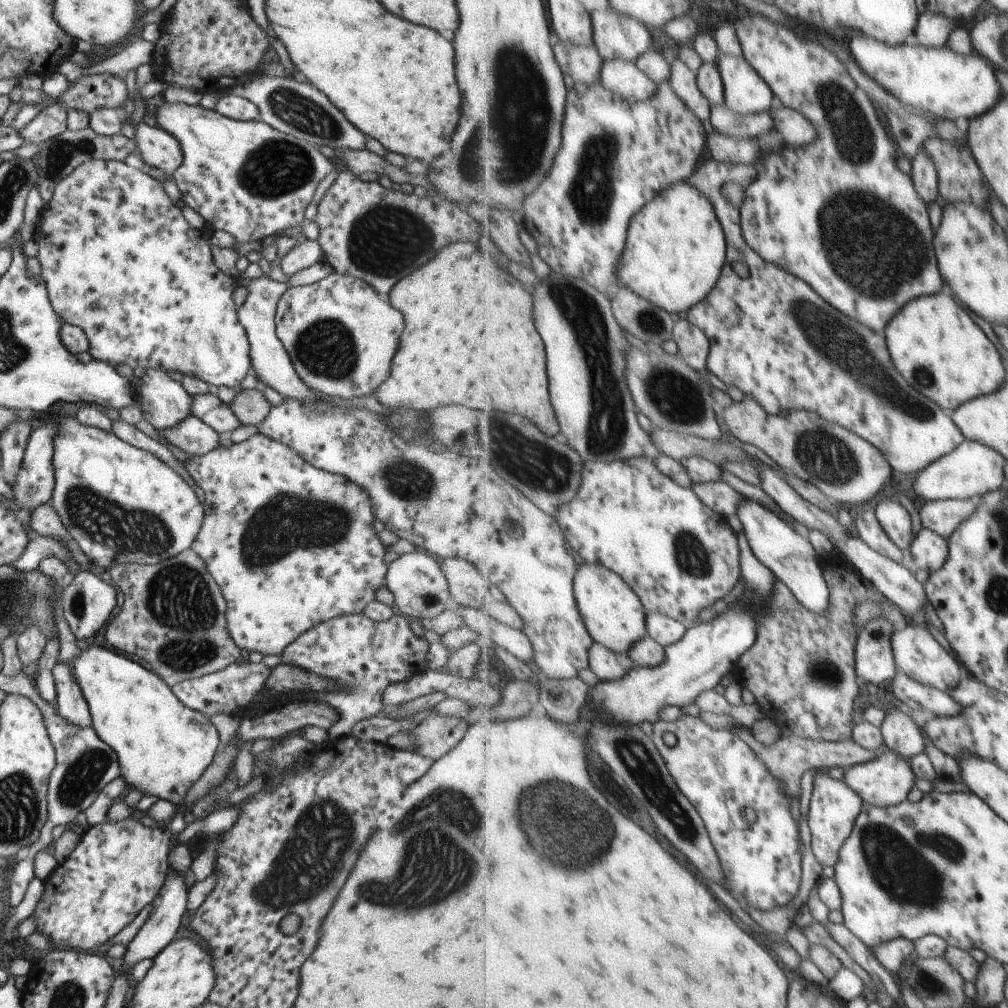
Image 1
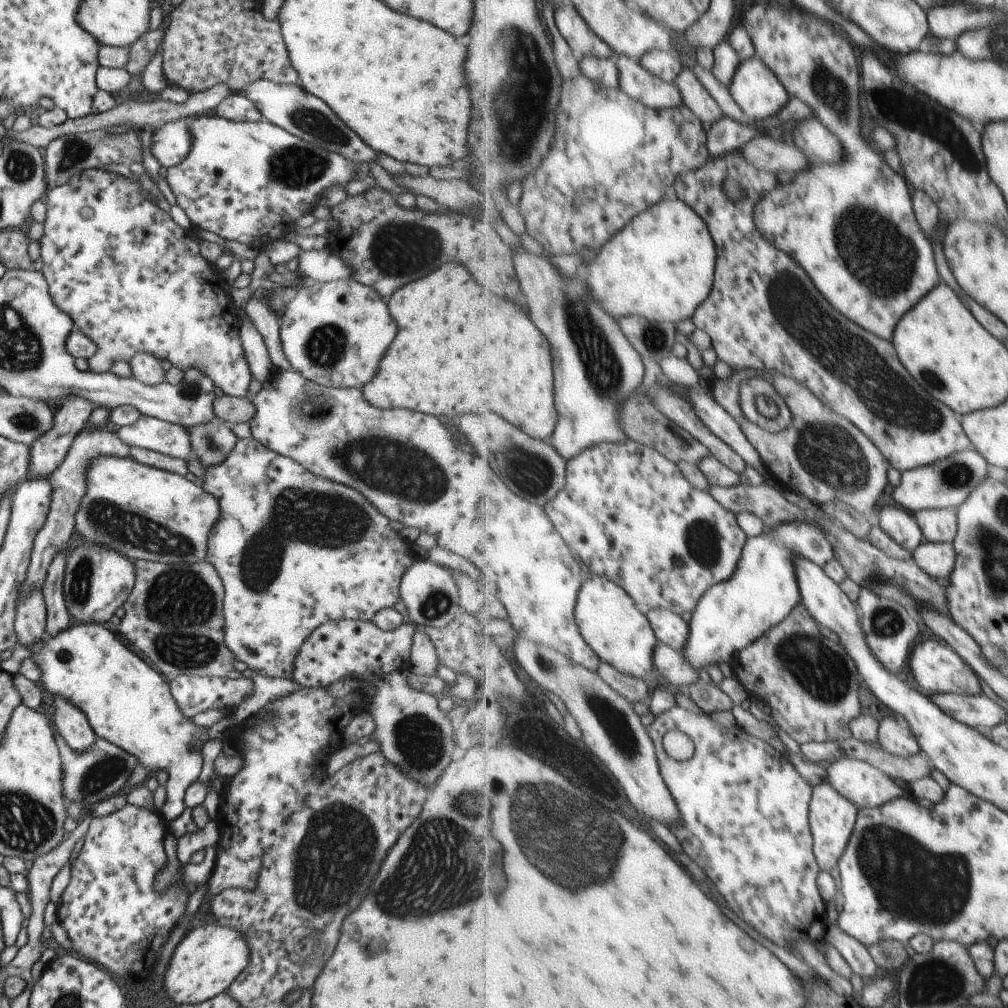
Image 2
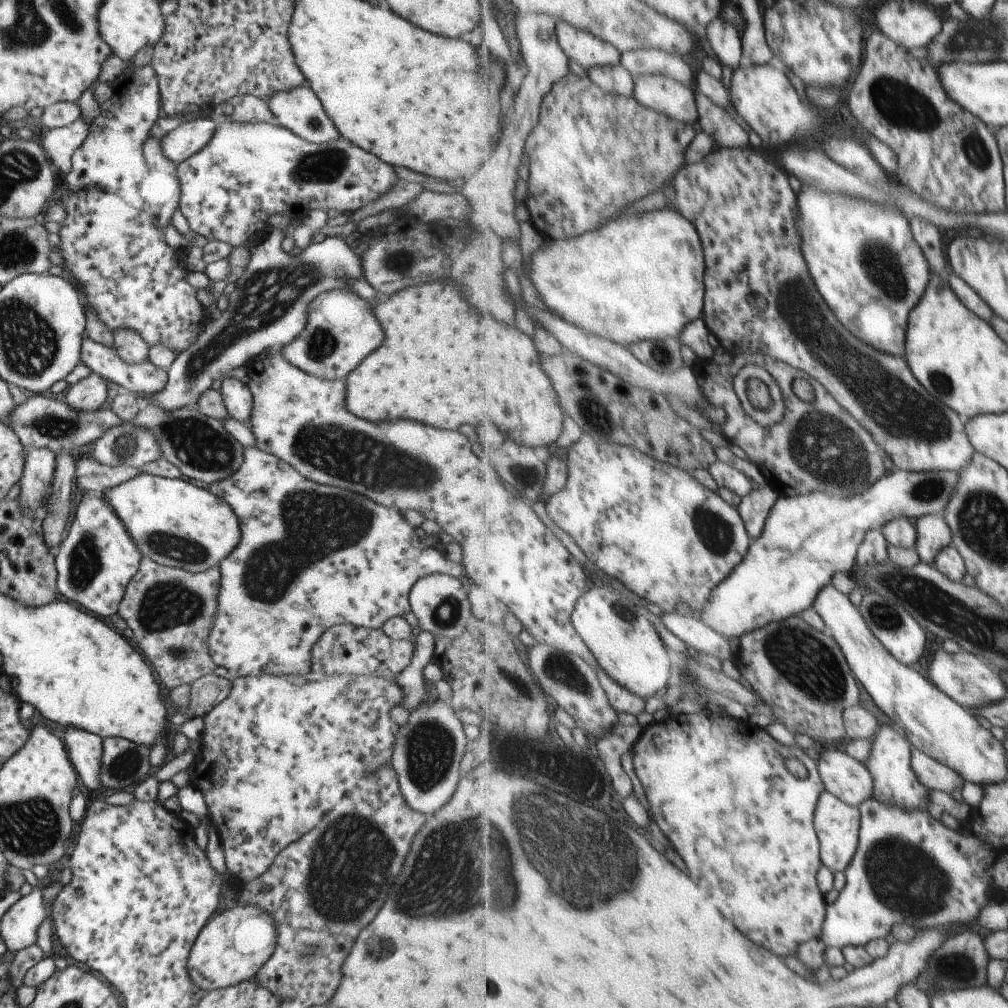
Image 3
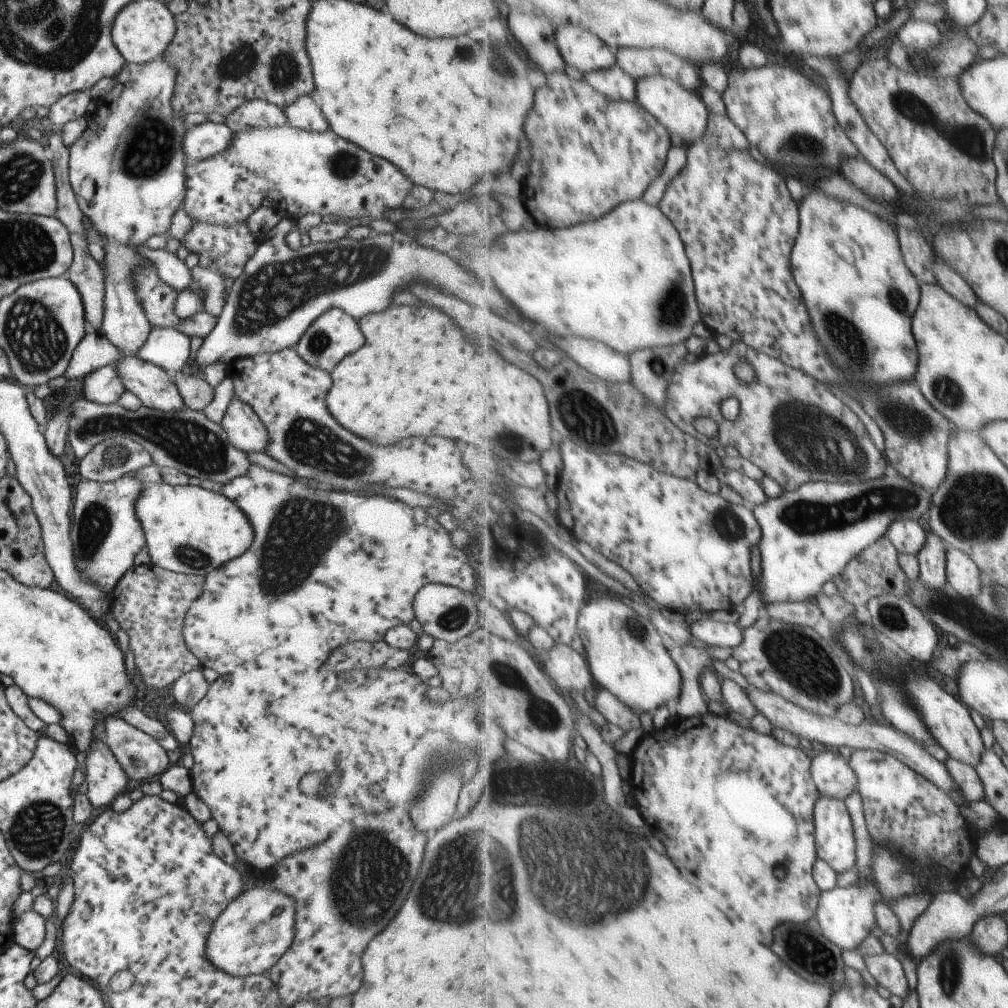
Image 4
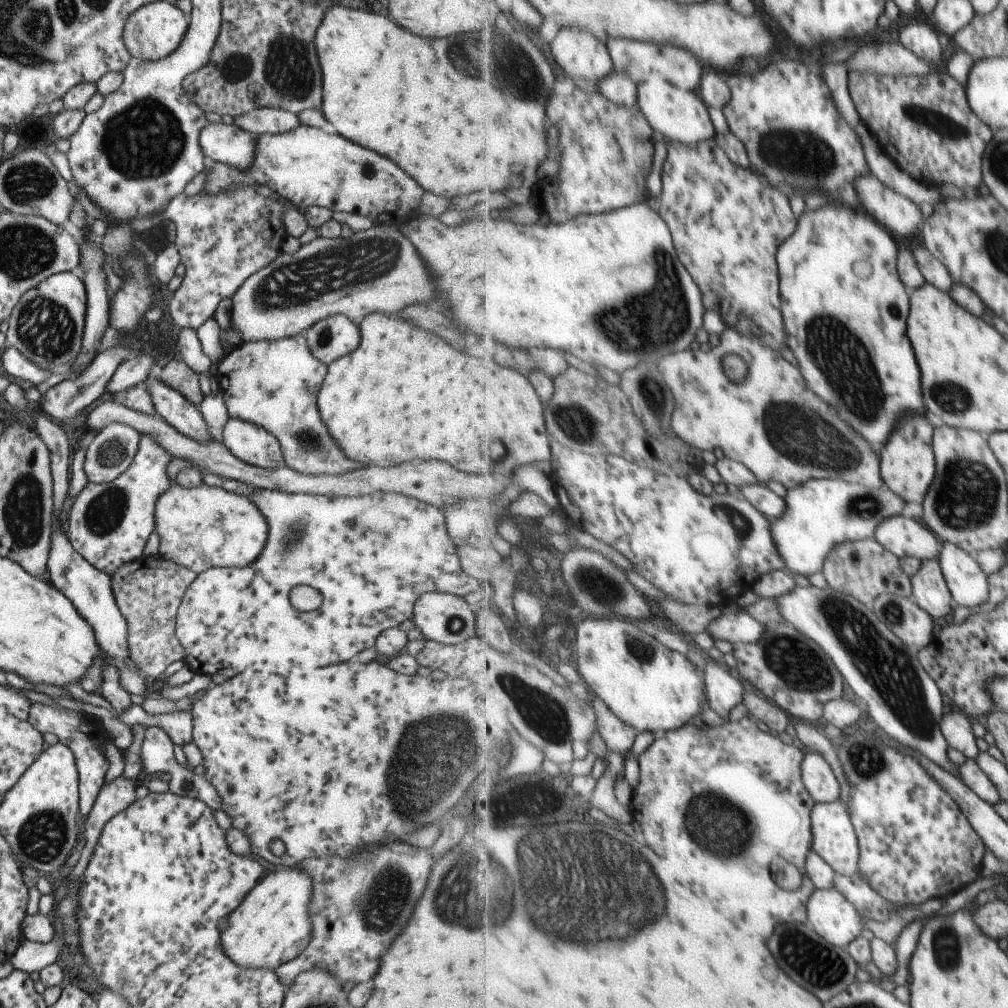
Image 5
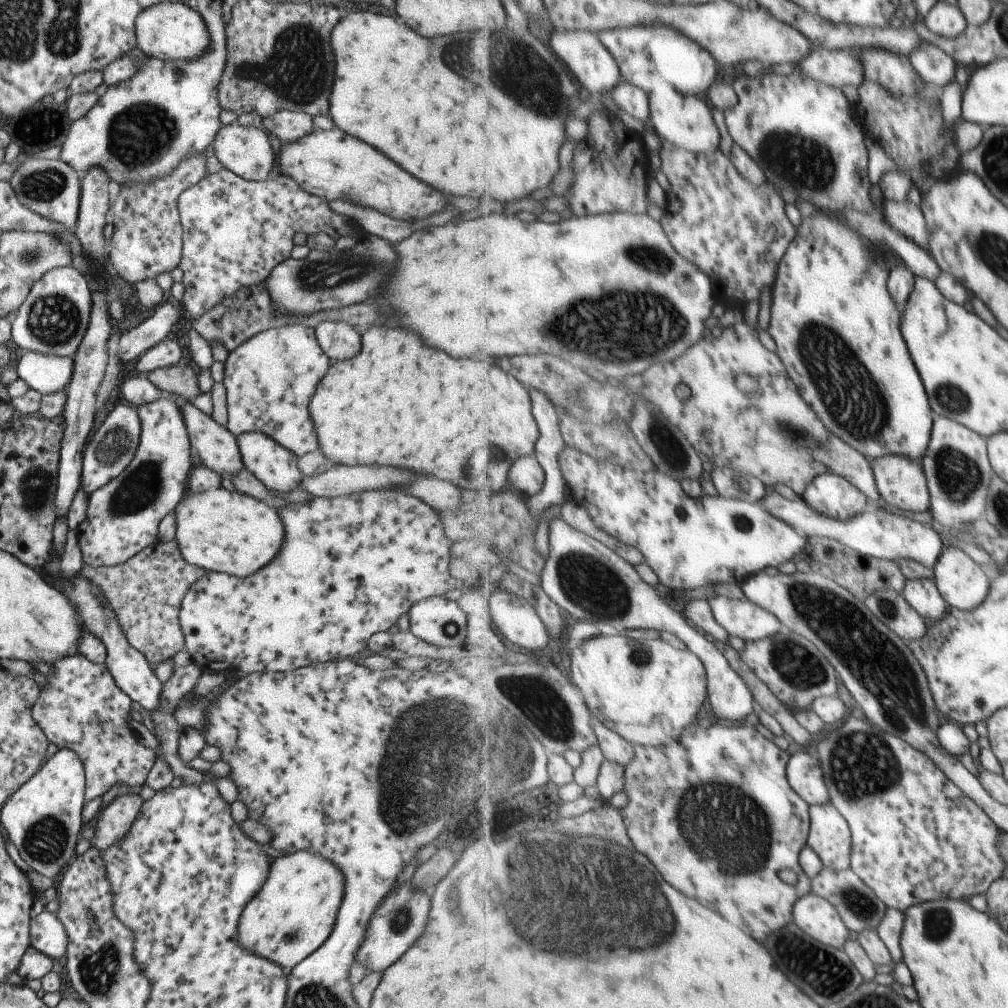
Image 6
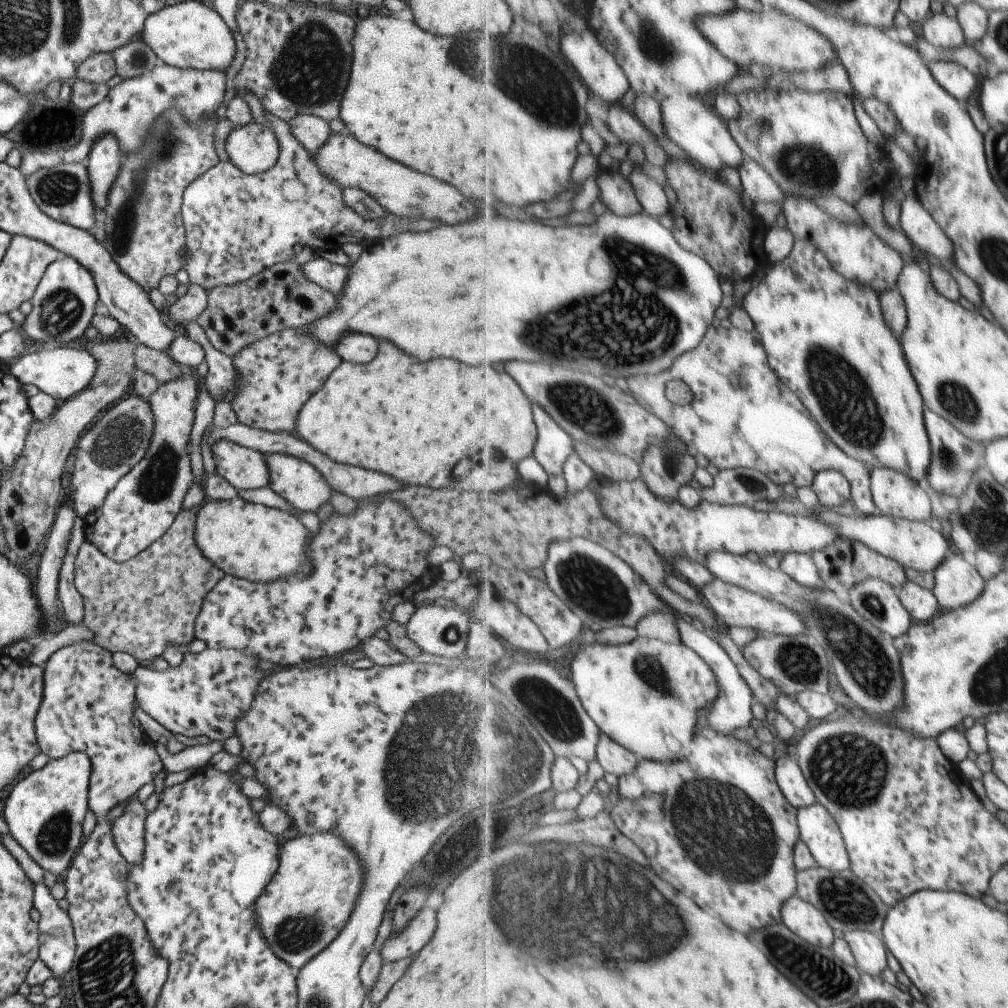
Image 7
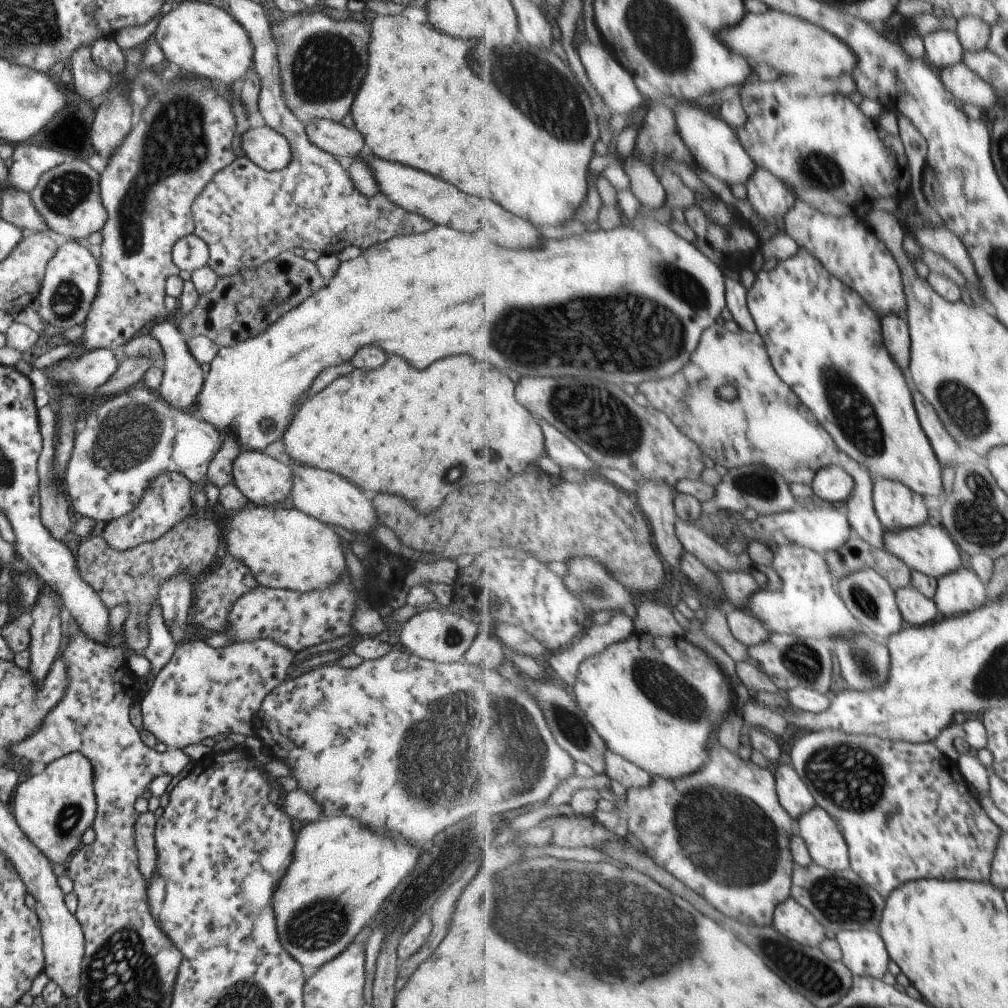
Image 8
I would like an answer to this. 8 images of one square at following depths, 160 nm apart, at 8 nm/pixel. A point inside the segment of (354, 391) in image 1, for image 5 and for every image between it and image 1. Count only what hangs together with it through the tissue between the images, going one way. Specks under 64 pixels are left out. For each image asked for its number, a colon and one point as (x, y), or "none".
2: (334, 334)
3: (340, 329)
4: (333, 334)
5: (328, 339)

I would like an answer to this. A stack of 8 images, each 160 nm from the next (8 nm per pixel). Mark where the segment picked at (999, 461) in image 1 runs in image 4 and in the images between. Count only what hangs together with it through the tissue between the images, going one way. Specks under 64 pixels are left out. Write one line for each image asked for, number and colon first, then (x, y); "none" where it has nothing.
2: (947, 484)
3: (806, 539)
4: (809, 535)

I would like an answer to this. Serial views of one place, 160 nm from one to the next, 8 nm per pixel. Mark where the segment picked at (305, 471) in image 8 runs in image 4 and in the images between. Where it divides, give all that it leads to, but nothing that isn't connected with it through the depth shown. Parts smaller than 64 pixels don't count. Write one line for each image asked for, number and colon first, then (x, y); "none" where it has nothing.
4: (243, 429)
5: (251, 444)
6: (275, 467)
7: (296, 481)

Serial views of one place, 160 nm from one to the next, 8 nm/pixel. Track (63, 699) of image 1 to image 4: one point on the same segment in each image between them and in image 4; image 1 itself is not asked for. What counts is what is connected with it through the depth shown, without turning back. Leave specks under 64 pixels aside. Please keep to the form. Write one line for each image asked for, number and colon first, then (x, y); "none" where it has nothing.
2: (69, 721)
3: (84, 750)
4: (104, 780)

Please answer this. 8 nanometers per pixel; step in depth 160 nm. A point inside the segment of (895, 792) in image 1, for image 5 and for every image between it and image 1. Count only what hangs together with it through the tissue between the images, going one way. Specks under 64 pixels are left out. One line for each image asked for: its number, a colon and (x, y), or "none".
2: (866, 785)
3: (844, 776)
4: (834, 776)
5: (823, 782)

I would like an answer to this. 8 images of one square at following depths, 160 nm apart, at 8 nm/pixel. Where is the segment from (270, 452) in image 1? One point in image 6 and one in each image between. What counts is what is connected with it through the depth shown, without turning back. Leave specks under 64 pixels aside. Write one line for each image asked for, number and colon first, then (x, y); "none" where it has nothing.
2: (275, 591)
3: (310, 556)
4: (368, 555)
5: (371, 556)
6: (348, 566)

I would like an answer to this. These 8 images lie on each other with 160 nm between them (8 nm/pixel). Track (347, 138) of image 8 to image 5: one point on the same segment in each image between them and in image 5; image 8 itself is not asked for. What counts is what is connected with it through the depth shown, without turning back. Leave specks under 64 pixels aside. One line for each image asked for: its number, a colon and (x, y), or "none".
5: (264, 120)
6: (286, 126)
7: (311, 132)

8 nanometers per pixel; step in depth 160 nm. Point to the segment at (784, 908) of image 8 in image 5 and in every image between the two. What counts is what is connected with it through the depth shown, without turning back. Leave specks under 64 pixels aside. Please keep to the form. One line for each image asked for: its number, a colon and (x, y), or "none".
5: (831, 913)
6: (816, 915)
7: (808, 921)

